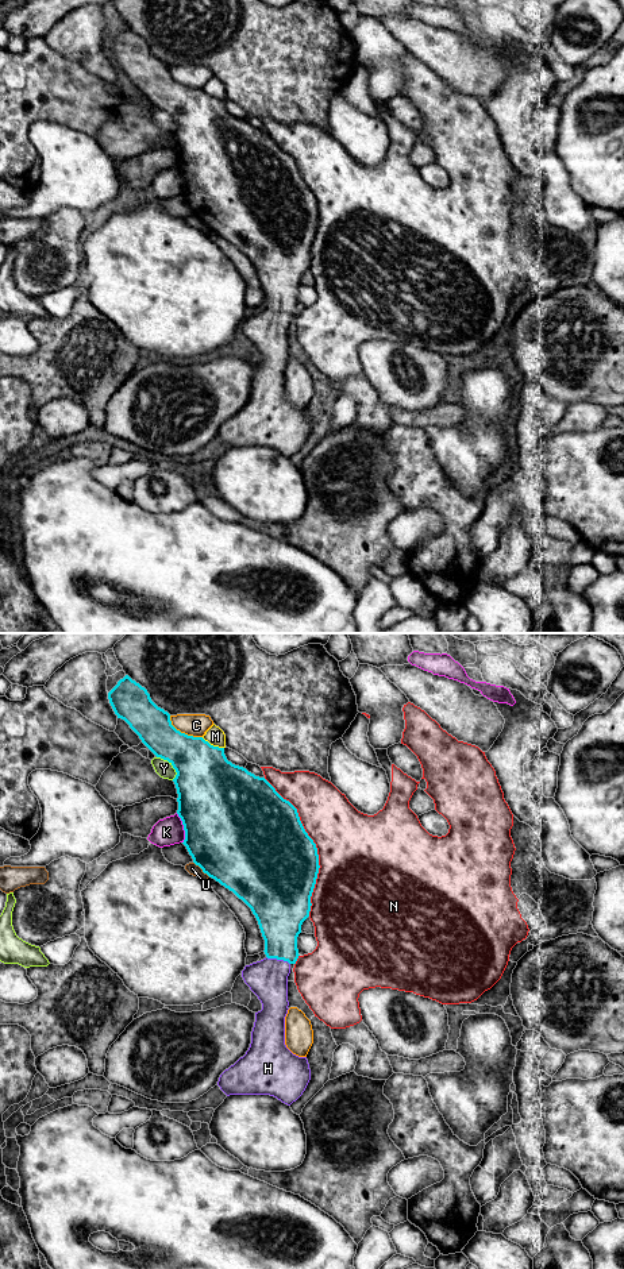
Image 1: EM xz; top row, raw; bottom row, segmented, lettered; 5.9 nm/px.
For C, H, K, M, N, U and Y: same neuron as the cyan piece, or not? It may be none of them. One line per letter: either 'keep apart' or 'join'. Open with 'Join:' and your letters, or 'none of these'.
Join: H
C: keep apart
H: join
K: keep apart
M: keep apart
N: keep apart
U: keep apart
Y: keep apart

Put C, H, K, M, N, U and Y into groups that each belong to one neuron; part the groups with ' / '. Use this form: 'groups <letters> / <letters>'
groups C / H / K / M / N / U / Y

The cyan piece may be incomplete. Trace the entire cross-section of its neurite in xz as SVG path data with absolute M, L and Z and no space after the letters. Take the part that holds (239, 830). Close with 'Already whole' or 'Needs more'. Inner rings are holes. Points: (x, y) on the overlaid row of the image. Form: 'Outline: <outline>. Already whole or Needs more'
Outline: M128 675L108 693L108 699L118 718L124 720L157 757L167 760L176 770L177 775L173 782L178 794L177 814L185 830L182 844L204 873L232 891L251 909L265 940L266 957L246 965L242 971L244 983L262 1003L262 1010L255 1012L251 1044L246 1054L220 1075L217 1085L227 1096L270 1095L290 1106L303 1095L311 1080L307 1057L293 1054L285 1045L285 1017L289 1010L288 976L290 965L296 964L300 956L297 937L303 922L309 917L311 896L320 868L316 844L305 832L297 809L284 799L265 778L255 776L246 768L228 761L224 748L213 747L203 737L177 730L172 725L170 714L158 707L147 690Z. Needs more

